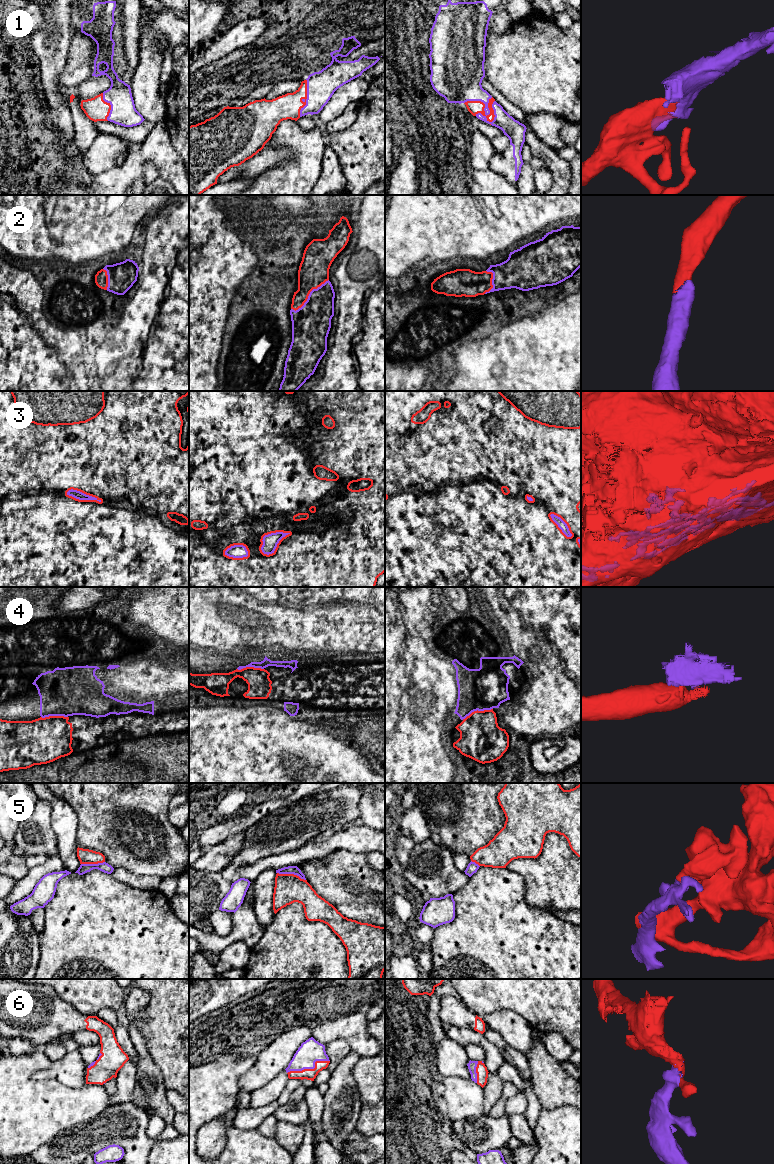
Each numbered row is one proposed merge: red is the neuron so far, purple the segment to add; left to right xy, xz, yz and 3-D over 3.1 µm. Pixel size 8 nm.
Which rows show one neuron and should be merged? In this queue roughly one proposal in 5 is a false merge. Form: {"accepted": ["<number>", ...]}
{"accepted": ["1", "2", "3", "6"]}

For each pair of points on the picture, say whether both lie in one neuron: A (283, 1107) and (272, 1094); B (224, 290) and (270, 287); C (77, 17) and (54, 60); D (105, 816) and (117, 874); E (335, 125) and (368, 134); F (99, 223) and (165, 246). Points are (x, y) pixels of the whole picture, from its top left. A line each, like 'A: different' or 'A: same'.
A: different
B: different
C: different
D: different
E: different
F: different

